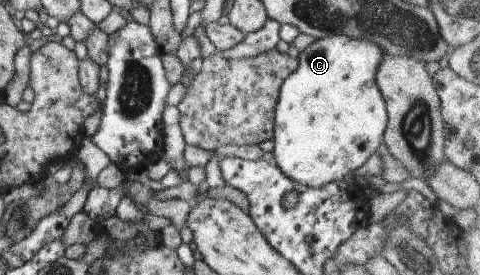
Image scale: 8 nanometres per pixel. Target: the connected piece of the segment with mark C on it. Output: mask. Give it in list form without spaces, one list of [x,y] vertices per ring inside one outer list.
[[[342,34],[316,38],[299,53],[294,72],[280,84],[271,136],[270,154],[278,170],[289,180],[302,186],[320,188],[328,182],[349,177],[376,152],[387,123],[385,102],[374,78],[382,57],[376,44]]]

